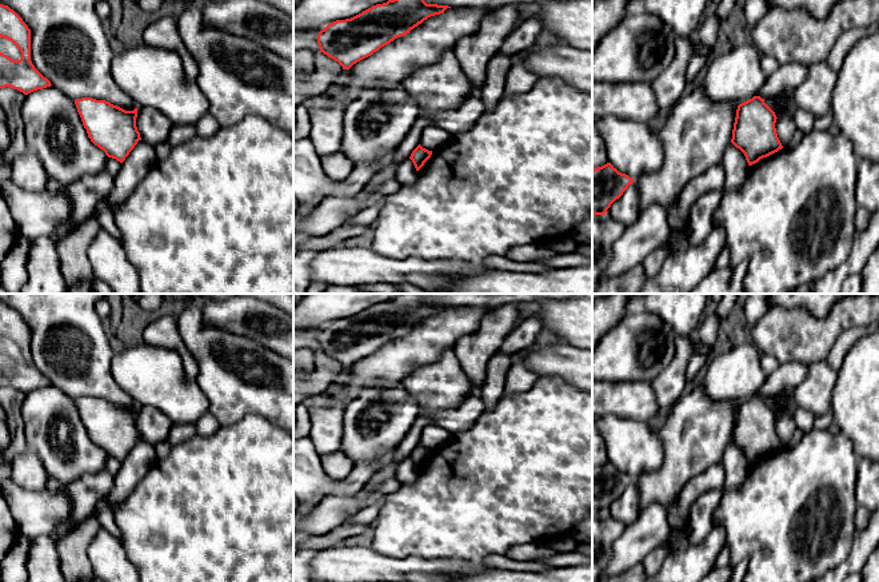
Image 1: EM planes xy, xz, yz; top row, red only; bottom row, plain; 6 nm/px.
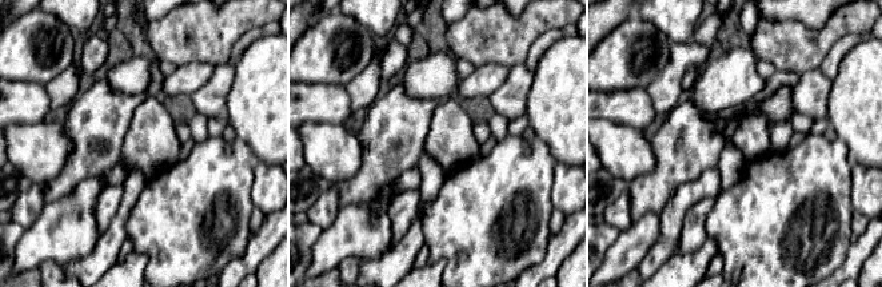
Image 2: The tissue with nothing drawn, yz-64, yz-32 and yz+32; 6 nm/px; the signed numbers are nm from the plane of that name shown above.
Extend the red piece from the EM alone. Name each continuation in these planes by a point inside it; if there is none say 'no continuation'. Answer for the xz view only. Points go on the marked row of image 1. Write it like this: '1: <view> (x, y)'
no continuation

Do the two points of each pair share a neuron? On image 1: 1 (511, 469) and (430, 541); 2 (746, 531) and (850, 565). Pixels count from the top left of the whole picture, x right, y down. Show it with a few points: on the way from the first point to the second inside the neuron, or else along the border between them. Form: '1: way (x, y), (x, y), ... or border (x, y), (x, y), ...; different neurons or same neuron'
1: way (491, 487), (474, 497), (450, 521); same neuron
2: border (854, 533), (848, 554), (834, 567); different neurons

